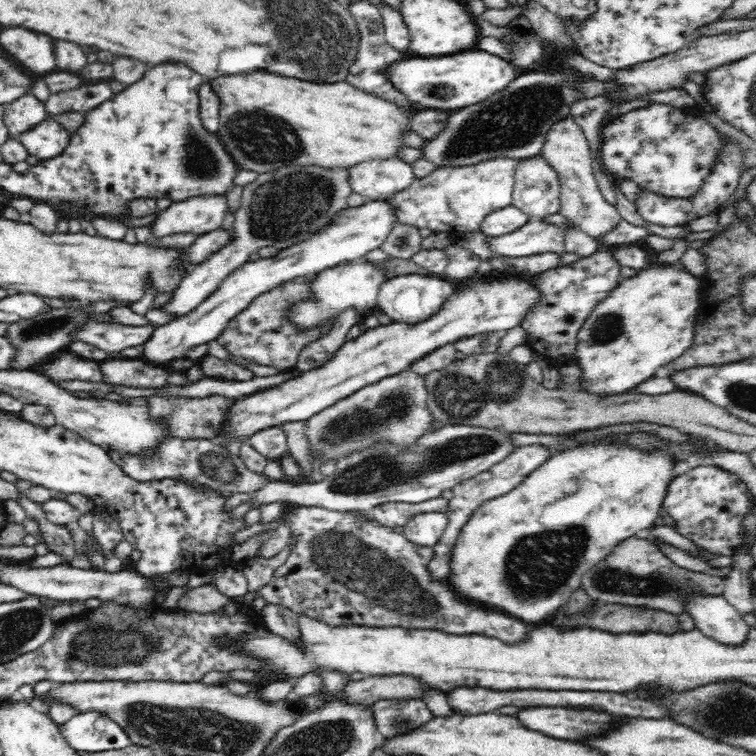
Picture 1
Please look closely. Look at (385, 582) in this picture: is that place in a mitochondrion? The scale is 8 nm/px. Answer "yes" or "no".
yes

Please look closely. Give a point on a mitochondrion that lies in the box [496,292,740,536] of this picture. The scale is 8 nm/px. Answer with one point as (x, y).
(608, 327)

